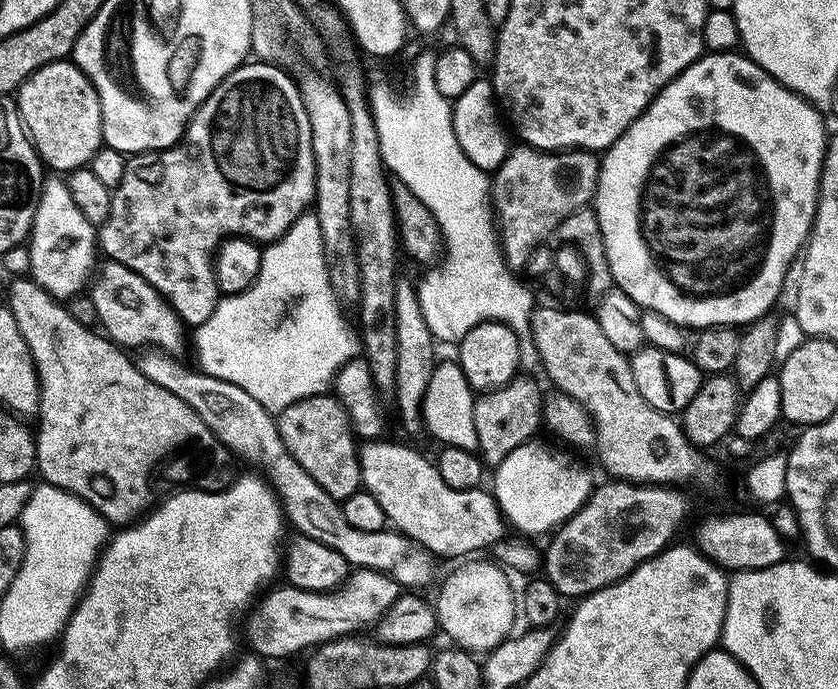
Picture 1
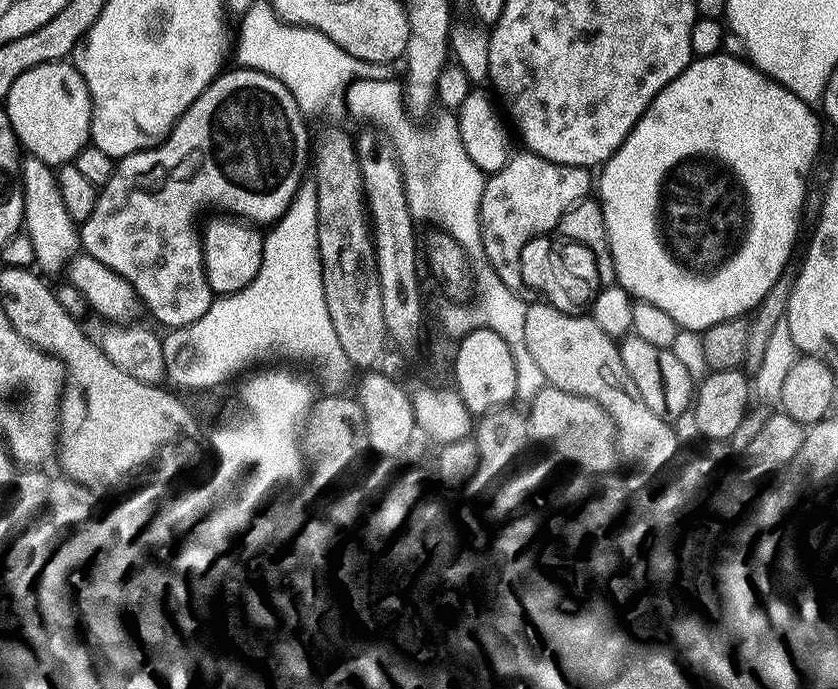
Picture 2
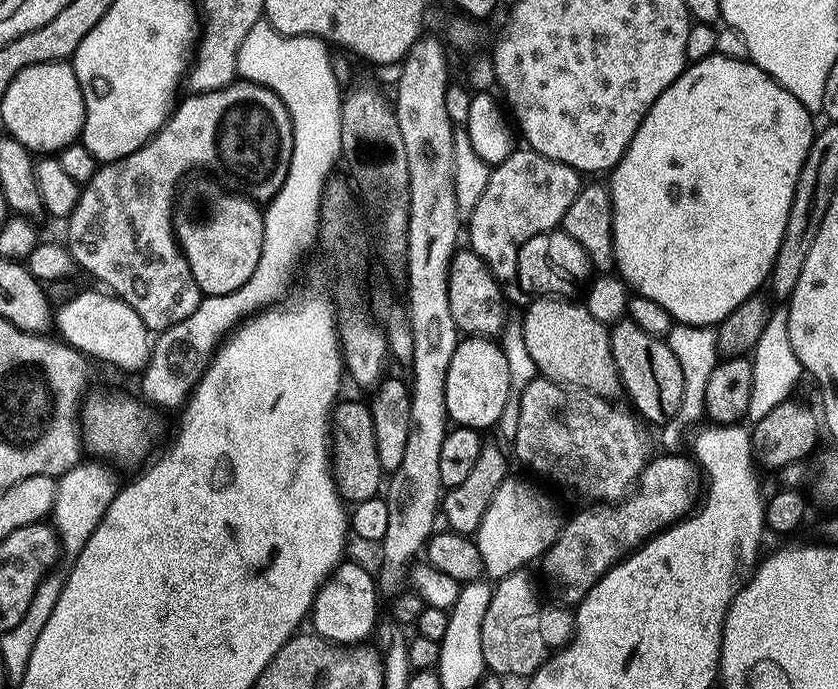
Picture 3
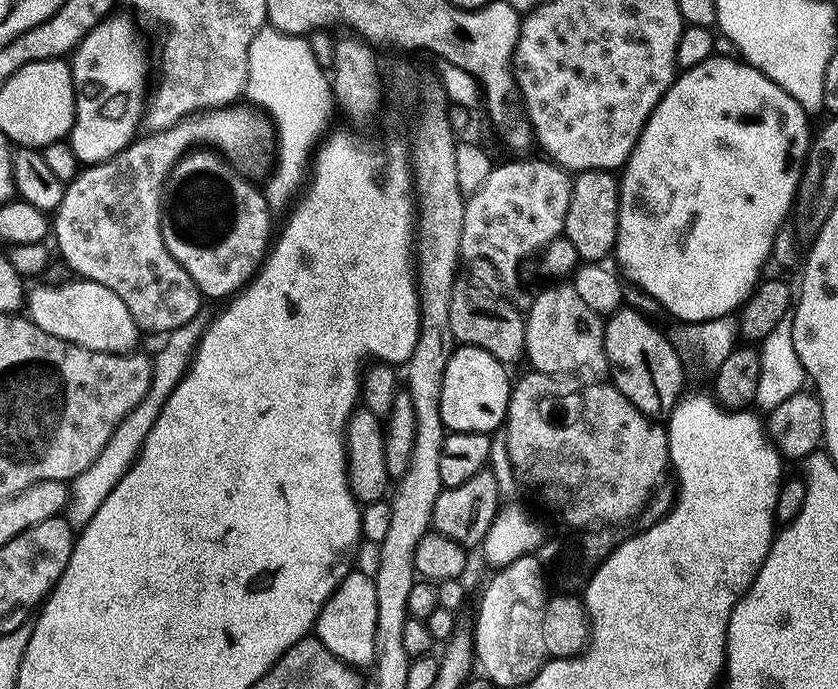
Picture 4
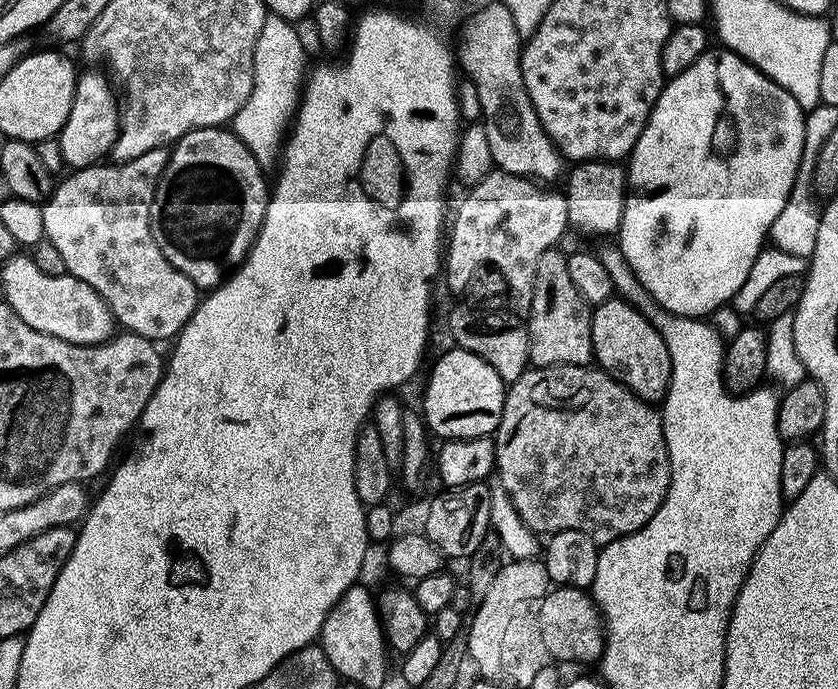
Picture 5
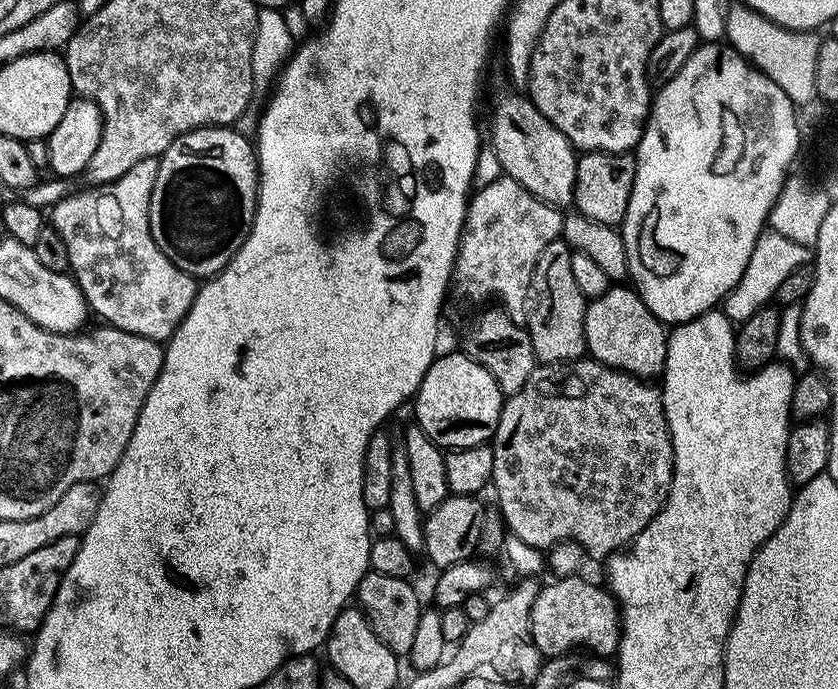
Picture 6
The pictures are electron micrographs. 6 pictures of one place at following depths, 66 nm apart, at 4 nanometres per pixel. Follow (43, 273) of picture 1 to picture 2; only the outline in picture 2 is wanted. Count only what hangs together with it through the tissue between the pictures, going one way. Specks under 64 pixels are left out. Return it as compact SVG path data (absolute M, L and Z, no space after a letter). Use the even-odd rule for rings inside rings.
M28 158L22 164L22 193L24 196L23 231L34 242L36 264L44 274L56 272L77 255L80 248L80 234L77 221L72 219L62 202L60 188L56 185L53 169L35 158Z

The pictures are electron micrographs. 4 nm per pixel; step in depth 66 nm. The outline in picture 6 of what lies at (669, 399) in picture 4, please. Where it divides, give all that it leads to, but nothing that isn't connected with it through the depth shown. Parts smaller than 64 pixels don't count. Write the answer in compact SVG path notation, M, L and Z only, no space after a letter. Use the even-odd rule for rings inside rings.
M609 286L606 294L588 300L587 306L584 347L591 359L617 368L619 372L639 376L641 380L651 381L663 373L665 364L670 360L668 332L660 319L642 302L635 287Z

